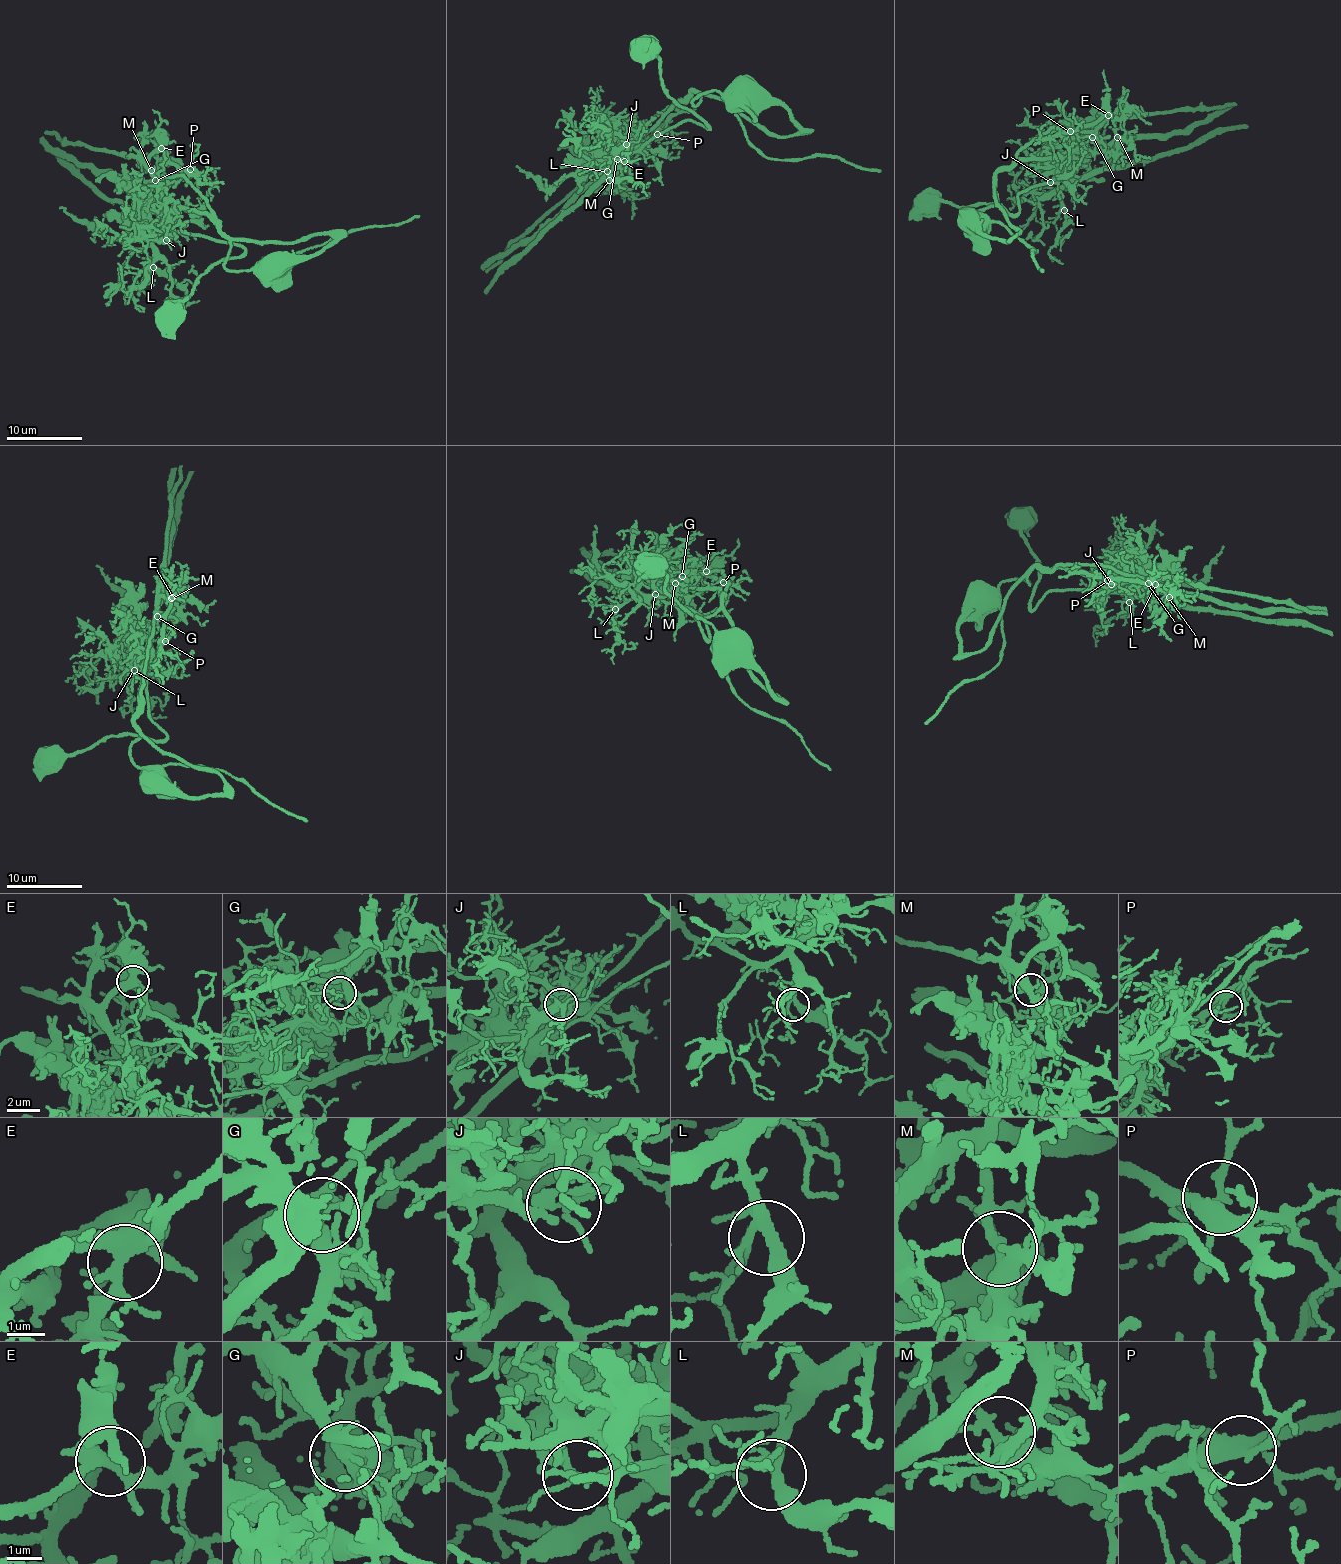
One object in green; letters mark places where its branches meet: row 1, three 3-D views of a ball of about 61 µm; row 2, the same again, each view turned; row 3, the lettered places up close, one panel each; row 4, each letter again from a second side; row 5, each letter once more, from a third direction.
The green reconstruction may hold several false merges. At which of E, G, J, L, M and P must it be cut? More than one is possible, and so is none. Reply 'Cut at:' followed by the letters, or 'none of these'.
Cut at: G, J

